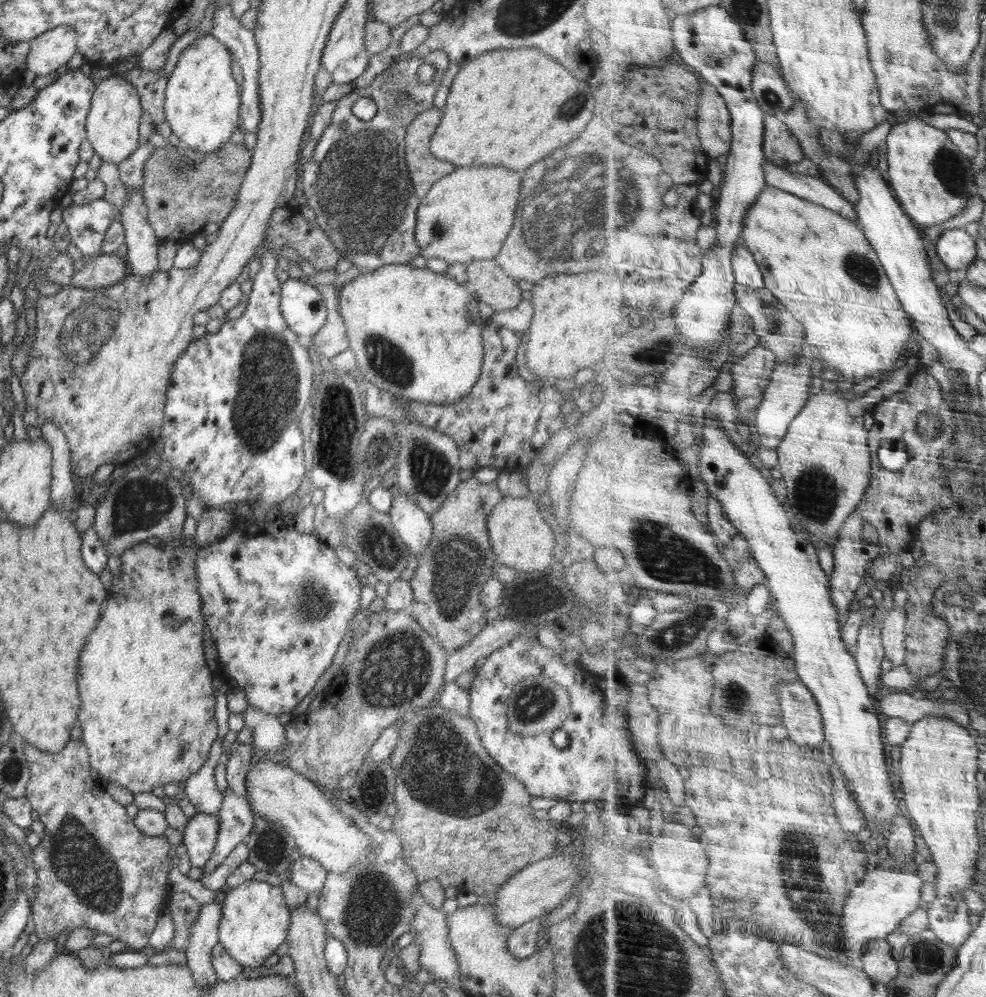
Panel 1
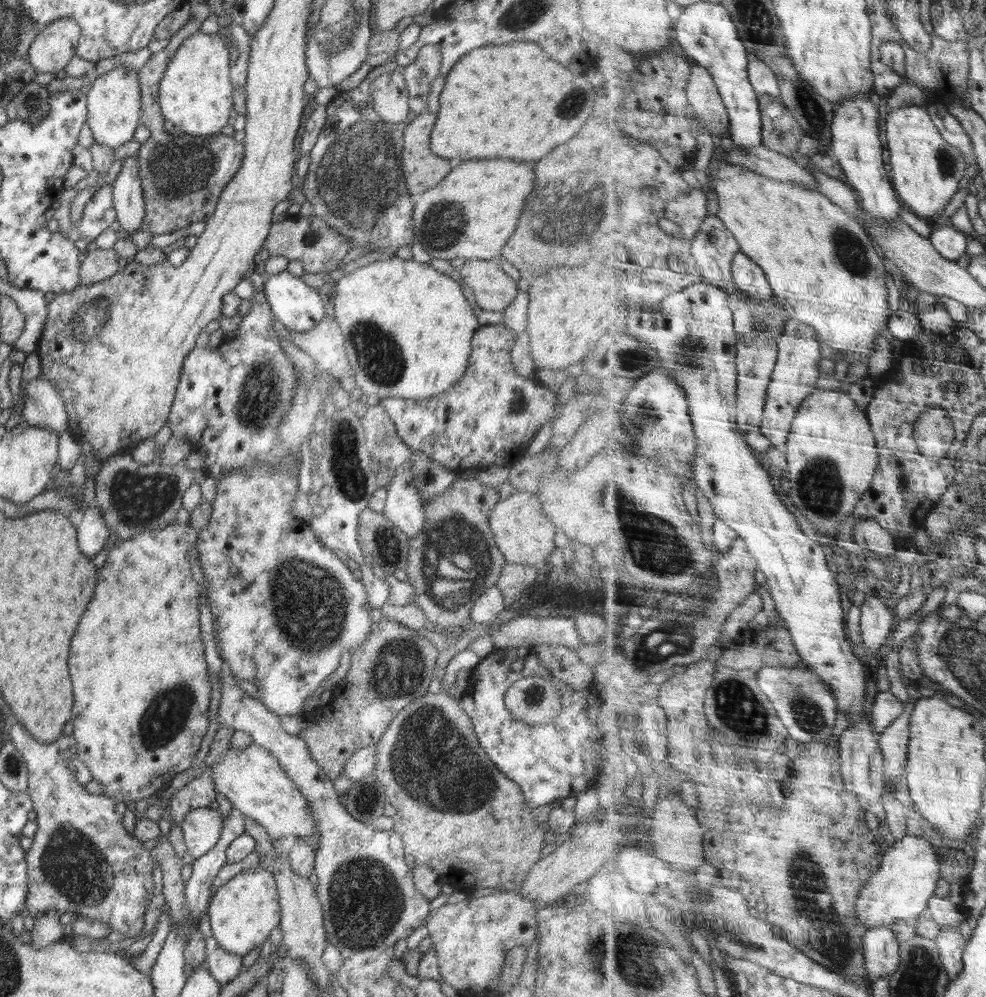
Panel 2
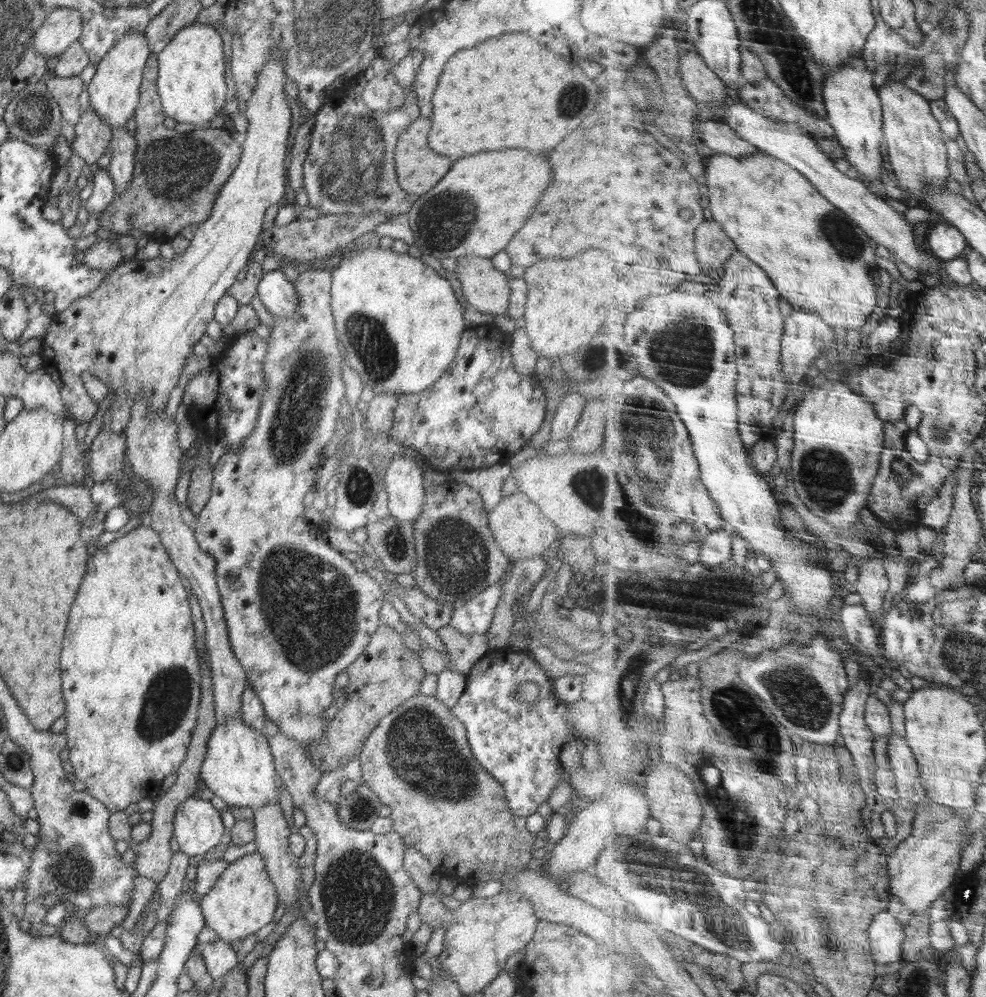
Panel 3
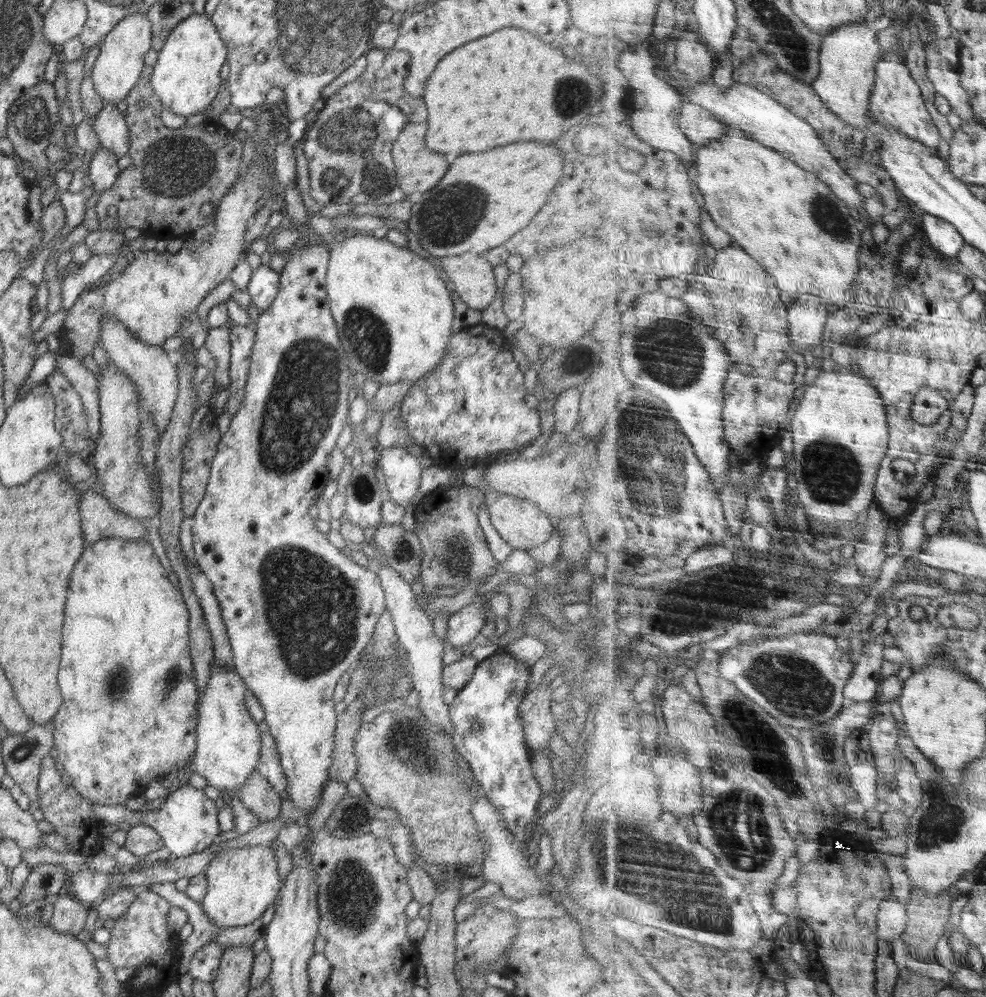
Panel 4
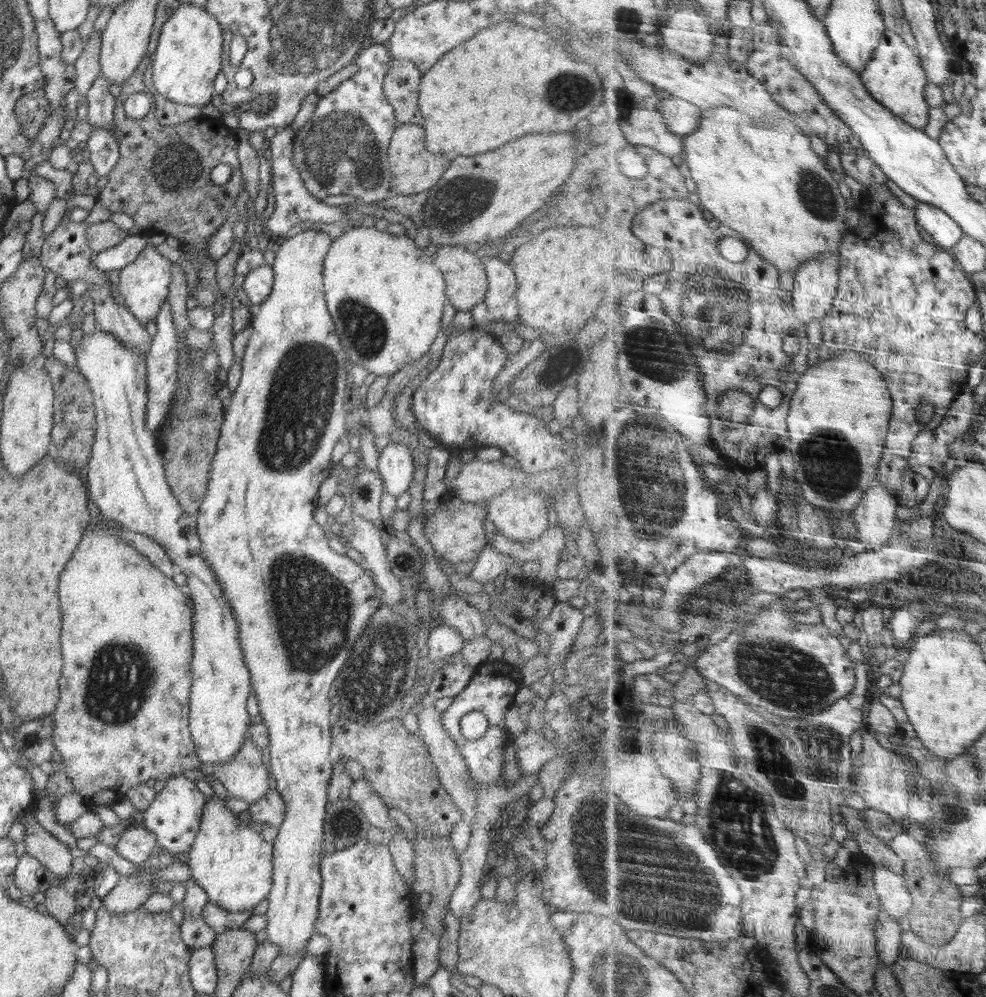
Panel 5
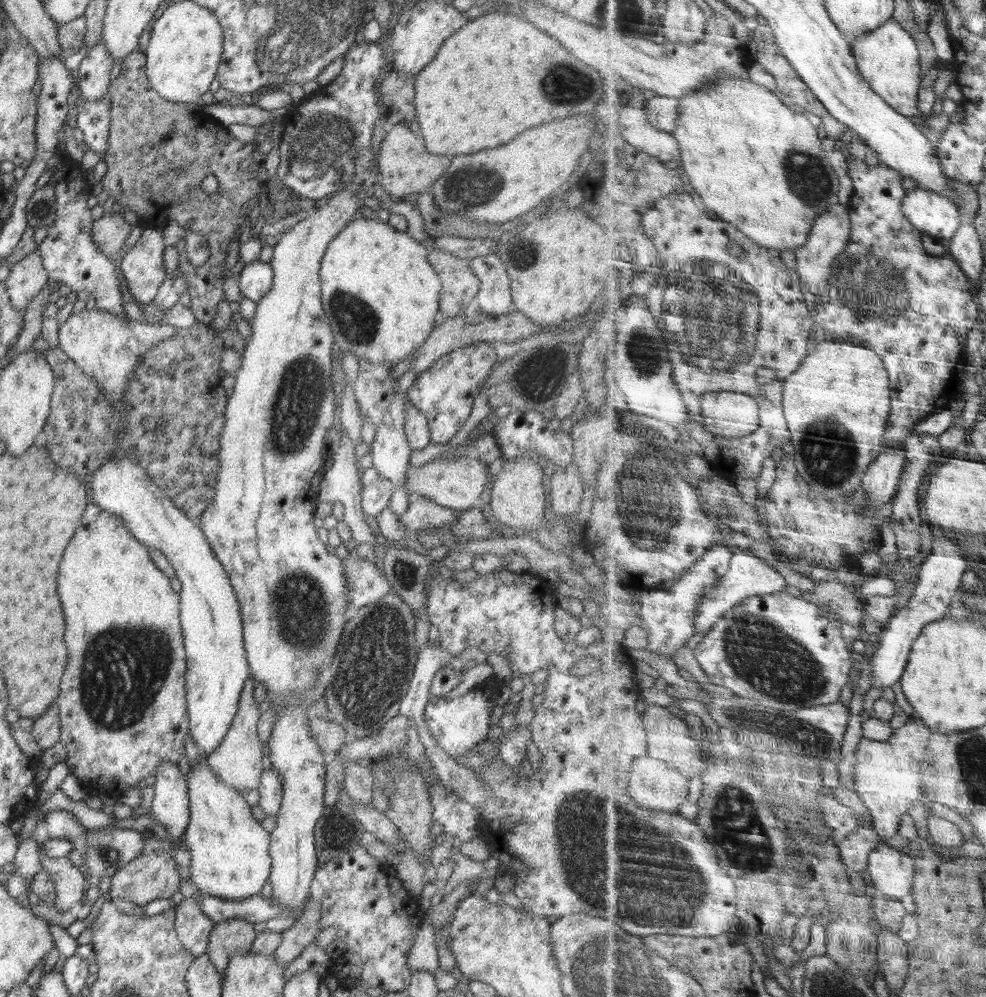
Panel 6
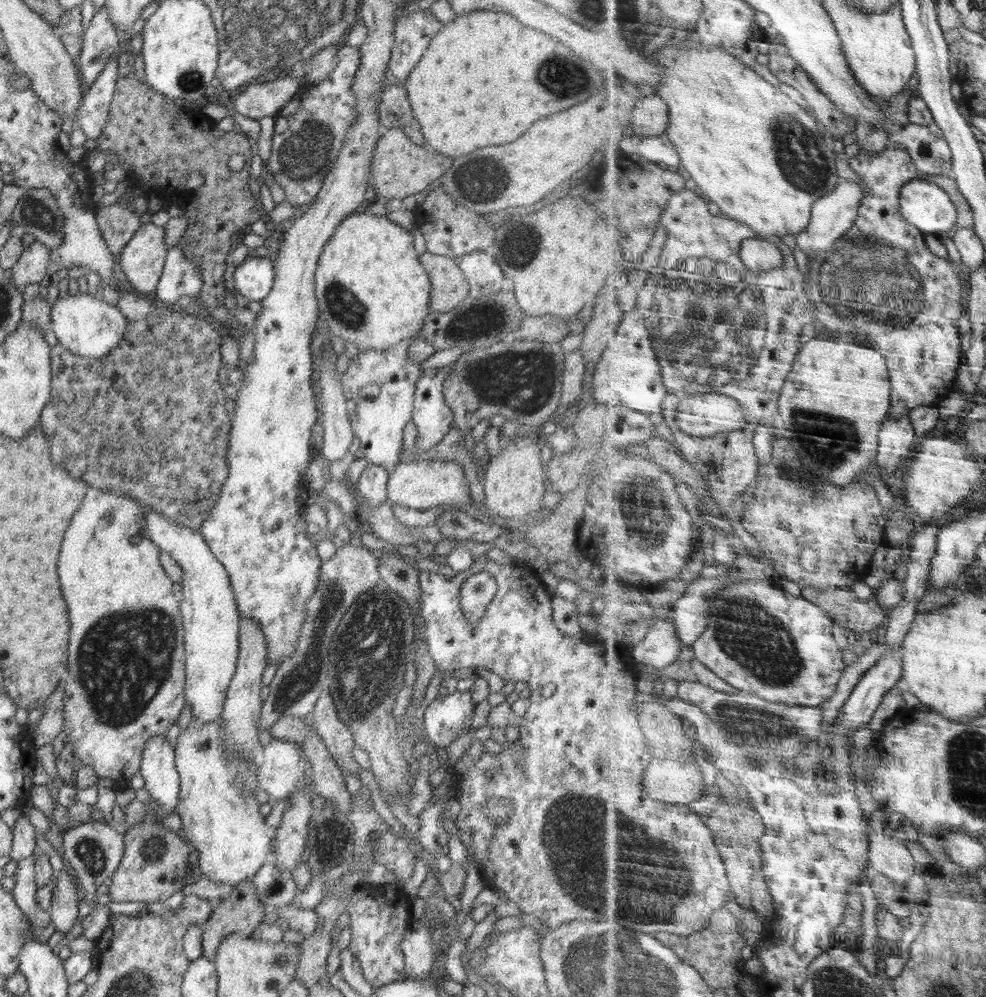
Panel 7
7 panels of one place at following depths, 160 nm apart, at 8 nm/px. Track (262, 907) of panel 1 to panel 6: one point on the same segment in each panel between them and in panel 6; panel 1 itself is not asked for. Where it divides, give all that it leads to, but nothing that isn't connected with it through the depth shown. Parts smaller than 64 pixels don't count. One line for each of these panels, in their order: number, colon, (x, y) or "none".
2: (243, 912)
3: (243, 900)
4: (243, 882)
5: (231, 861)
6: (229, 849)

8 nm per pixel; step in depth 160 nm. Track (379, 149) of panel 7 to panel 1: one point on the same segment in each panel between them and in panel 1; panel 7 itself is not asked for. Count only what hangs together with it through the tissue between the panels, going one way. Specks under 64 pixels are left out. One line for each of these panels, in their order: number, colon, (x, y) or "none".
1: (424, 169)
2: (422, 170)
3: (418, 169)
4: (418, 169)
5: (414, 169)
6: (405, 166)

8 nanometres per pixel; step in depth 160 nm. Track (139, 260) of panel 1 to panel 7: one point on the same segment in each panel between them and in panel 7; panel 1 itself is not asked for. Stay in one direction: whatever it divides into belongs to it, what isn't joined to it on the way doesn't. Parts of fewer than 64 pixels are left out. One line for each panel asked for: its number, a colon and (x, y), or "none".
2: (128, 201)
3: (123, 145)
4: (110, 126)
5: (101, 104)
6: (93, 76)
7: (100, 40)

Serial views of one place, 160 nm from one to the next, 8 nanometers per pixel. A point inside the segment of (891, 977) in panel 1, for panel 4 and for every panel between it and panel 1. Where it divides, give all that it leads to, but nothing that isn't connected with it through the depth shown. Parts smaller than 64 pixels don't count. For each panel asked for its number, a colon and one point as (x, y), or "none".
2: (883, 950)
3: (888, 935)
4: (893, 917)

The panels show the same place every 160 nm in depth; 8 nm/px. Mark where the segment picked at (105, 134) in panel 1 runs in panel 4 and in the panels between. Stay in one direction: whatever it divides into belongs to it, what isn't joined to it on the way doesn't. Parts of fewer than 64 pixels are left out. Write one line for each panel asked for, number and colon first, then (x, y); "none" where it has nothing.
2: (114, 102)
3: (114, 92)
4: (118, 67)

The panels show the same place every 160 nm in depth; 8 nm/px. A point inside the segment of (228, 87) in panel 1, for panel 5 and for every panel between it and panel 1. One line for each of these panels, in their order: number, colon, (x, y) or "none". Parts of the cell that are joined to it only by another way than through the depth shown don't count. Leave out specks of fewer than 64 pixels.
2: (196, 94)
3: (191, 85)
4: (186, 78)
5: (187, 59)

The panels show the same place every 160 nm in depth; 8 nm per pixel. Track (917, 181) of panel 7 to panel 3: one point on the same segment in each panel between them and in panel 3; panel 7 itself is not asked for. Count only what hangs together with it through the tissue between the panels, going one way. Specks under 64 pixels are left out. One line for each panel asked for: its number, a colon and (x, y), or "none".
3: (946, 241)
4: (943, 235)
5: (946, 231)
6: (935, 214)

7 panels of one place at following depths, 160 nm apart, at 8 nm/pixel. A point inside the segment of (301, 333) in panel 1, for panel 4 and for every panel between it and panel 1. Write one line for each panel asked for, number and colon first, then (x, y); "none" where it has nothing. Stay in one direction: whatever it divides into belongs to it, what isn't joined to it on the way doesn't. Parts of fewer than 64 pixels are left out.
2: (299, 307)
3: (278, 295)
4: (263, 286)

